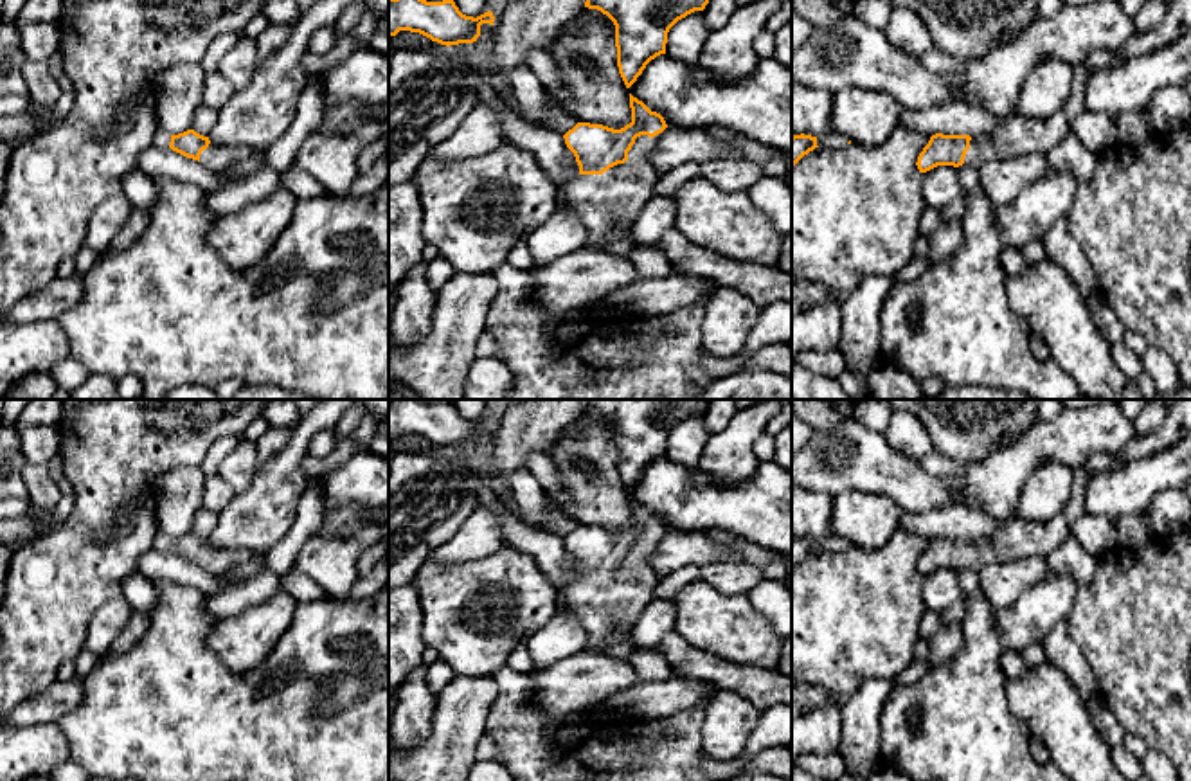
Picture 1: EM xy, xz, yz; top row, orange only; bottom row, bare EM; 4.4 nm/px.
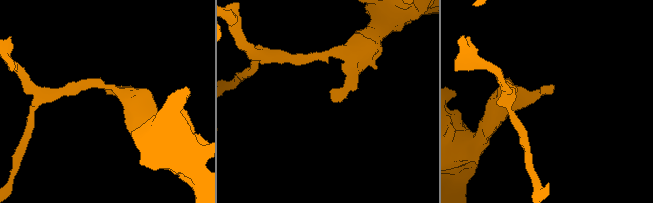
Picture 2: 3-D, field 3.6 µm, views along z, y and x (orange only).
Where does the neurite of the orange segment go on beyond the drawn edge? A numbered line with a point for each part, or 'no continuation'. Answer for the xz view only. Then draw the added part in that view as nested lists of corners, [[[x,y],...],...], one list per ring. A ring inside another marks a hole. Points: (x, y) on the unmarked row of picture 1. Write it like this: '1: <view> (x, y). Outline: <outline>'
1: xz (607, 607). Outline: [[[640,538],[628,563],[603,578],[578,578],[558,588],[563,606],[587,632],[585,650],[610,655],[613,637],[631,637],[633,624],[655,597],[655,576],[648,560],[651,540]]]

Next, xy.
1: xy (218, 560). Outline: [[[210,545],[207,552],[200,558],[200,567],[207,569],[214,576],[223,576],[234,567],[245,563],[250,552],[243,547],[214,547]]]

